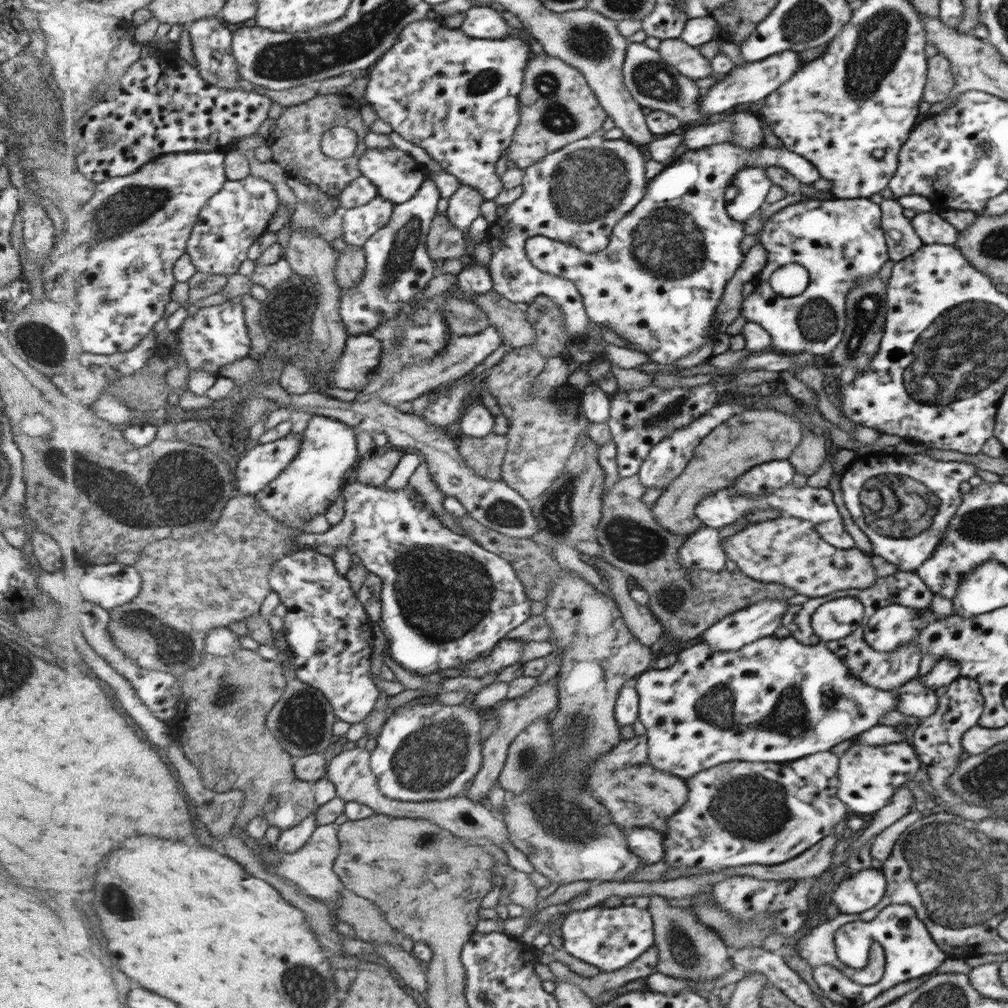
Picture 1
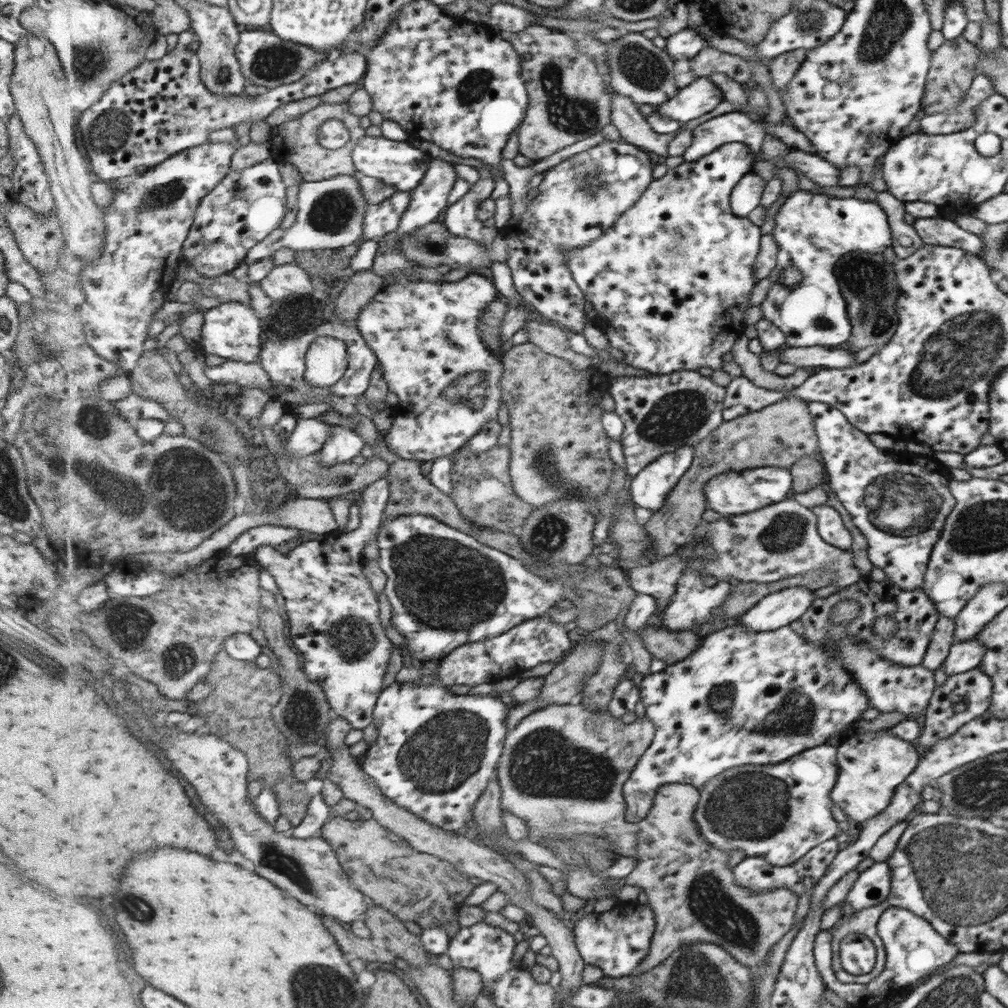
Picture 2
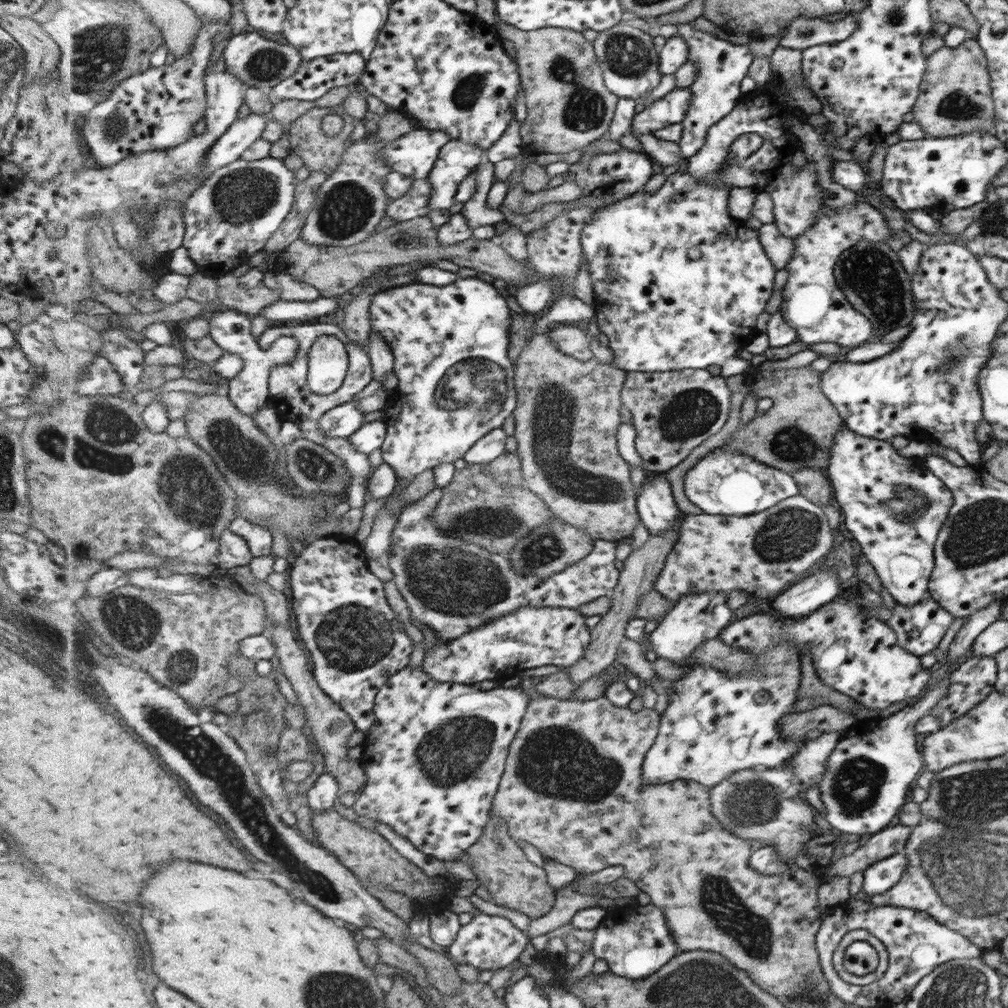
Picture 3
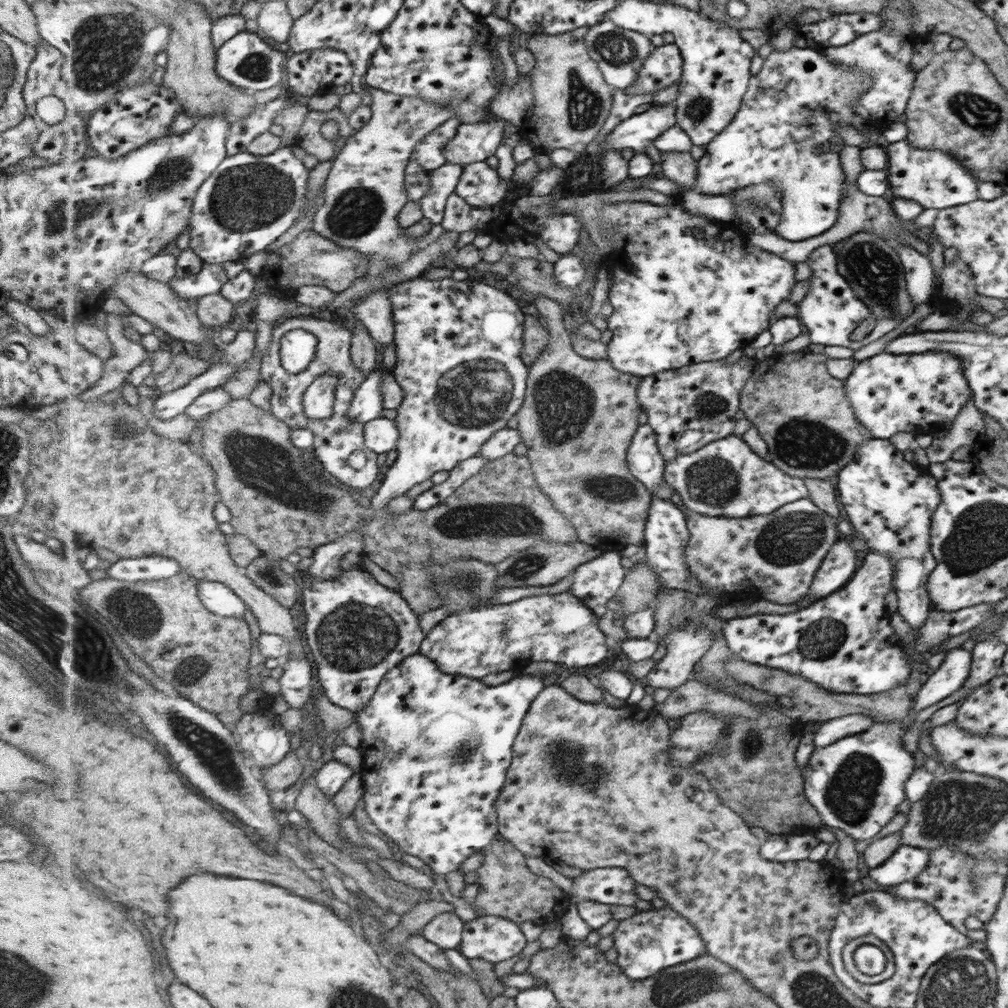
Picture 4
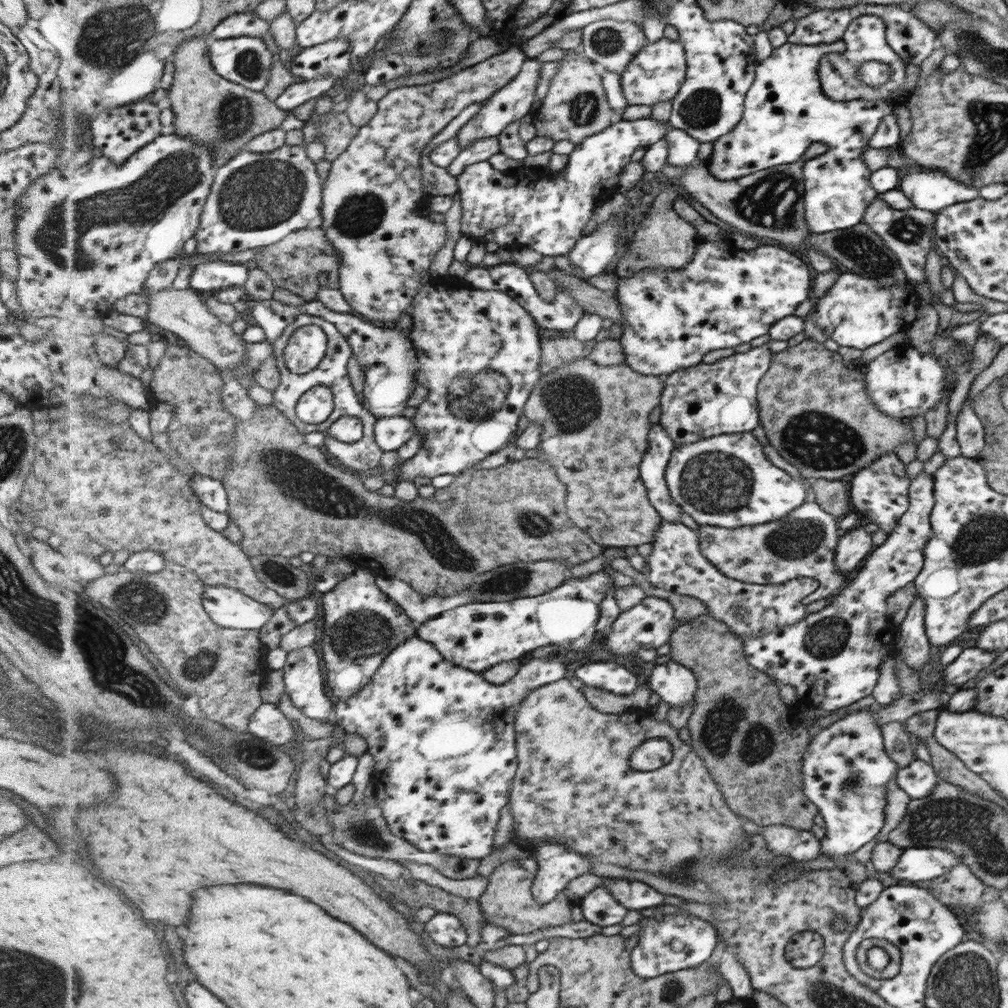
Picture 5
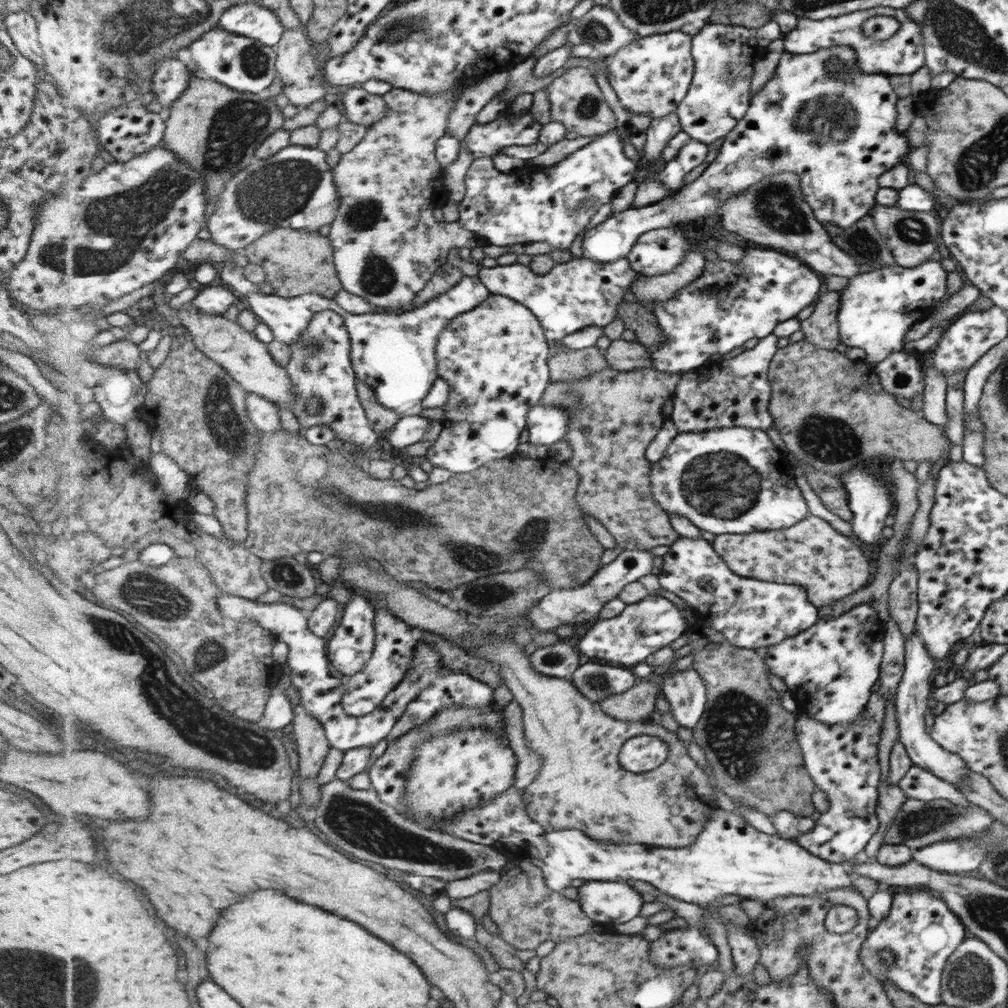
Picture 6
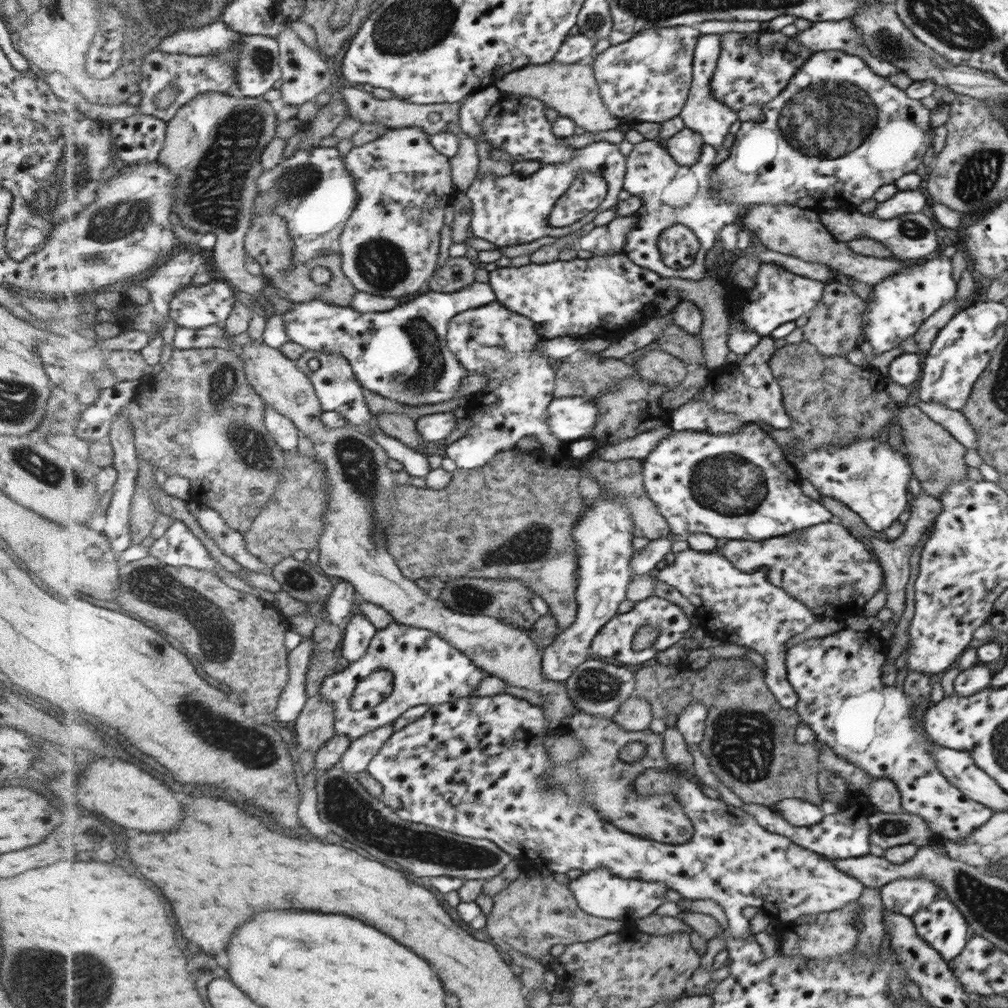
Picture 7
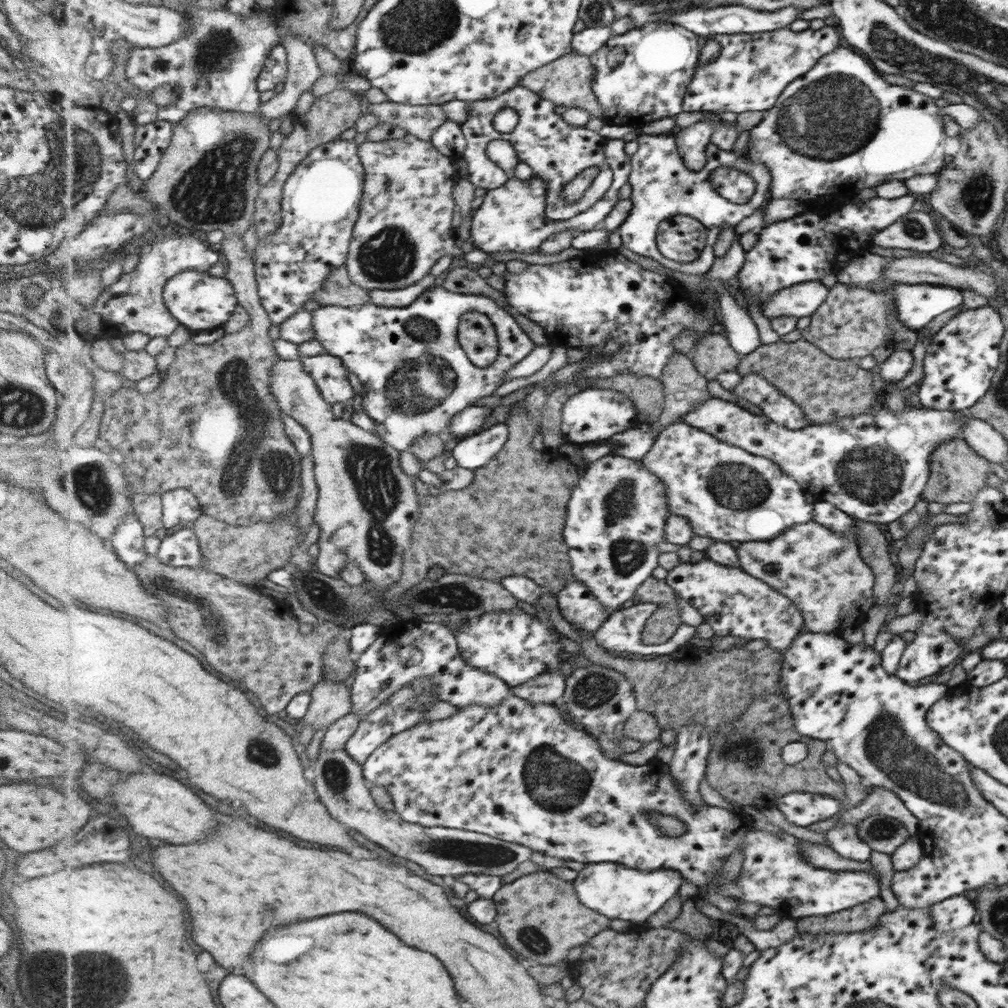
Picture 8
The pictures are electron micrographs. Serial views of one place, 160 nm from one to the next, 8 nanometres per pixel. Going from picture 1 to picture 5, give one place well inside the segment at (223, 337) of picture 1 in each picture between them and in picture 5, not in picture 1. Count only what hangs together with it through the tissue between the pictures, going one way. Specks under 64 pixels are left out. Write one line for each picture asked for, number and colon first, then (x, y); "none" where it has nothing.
2: (232, 331)
3: (250, 390)
4: (298, 348)
5: (308, 346)

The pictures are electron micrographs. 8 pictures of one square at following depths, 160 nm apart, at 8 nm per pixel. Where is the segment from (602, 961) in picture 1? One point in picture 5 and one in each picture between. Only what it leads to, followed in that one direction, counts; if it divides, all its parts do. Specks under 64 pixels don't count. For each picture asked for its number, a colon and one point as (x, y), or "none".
2: (617, 941)
3: (636, 946)
4: (648, 942)
5: (678, 942)

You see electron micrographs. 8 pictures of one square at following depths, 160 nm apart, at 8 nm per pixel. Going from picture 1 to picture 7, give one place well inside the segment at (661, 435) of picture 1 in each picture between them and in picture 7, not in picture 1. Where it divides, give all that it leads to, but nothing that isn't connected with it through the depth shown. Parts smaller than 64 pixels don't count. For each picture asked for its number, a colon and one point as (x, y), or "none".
2: (661, 413)
3: (675, 411)
4: (689, 407)
5: (699, 402)
6: (733, 392)
7: (745, 388)

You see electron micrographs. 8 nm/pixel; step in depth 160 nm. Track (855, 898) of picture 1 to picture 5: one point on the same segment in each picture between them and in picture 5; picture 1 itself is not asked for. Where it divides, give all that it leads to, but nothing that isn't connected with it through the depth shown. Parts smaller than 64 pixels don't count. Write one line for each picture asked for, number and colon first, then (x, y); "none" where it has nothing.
2: (872, 886)
3: (880, 876)
4: (906, 862)
5: (920, 865)

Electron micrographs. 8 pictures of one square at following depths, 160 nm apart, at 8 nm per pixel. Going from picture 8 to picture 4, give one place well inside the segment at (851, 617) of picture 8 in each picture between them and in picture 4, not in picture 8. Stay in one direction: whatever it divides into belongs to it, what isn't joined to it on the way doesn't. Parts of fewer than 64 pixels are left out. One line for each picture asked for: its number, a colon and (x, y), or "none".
4: (776, 556)
5: (803, 544)
6: (810, 553)
7: (829, 571)

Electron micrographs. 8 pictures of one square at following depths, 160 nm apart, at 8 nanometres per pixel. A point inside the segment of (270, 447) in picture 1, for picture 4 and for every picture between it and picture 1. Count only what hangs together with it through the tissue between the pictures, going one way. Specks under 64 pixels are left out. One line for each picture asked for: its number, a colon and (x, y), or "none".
2: (310, 435)
3: (341, 422)
4: (368, 404)

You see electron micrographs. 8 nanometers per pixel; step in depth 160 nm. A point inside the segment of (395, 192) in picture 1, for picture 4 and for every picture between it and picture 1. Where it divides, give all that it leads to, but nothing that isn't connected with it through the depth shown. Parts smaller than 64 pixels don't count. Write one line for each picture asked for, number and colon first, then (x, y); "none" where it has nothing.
2: (399, 164)
3: (415, 154)
4: (429, 153)

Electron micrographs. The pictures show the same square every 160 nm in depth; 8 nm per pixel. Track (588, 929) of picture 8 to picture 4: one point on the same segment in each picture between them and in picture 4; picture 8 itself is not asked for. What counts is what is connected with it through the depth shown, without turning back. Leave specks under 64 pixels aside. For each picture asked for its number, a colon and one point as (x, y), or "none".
4: (509, 889)
5: (509, 902)
6: (527, 913)
7: (535, 913)

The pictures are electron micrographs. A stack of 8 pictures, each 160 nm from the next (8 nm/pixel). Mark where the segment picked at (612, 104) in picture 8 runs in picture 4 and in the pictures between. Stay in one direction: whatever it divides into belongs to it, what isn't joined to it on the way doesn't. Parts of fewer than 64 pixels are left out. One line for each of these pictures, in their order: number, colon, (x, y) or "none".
4: (665, 67)
5: (657, 74)
6: (652, 76)
7: (649, 78)

